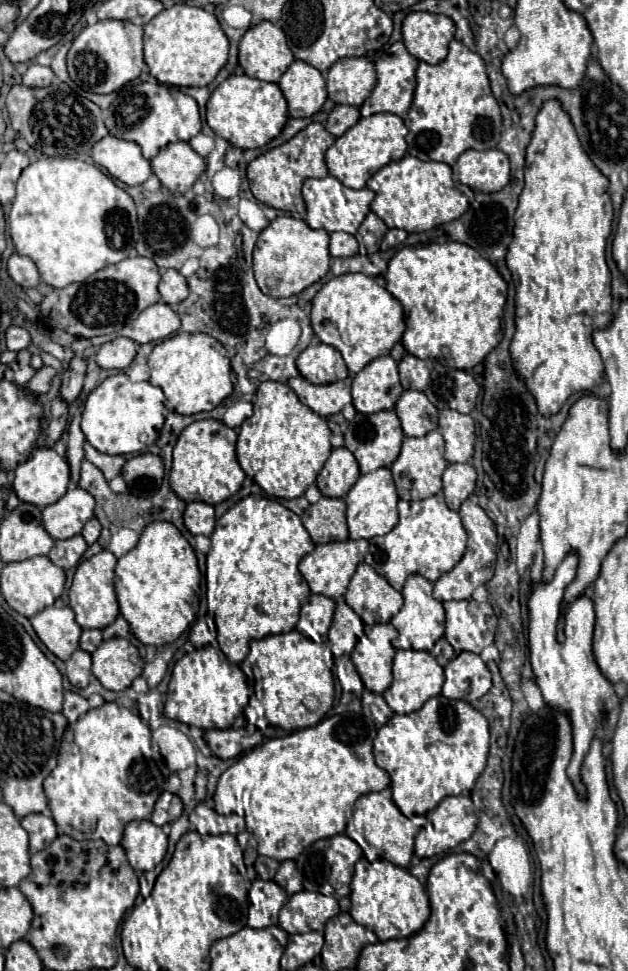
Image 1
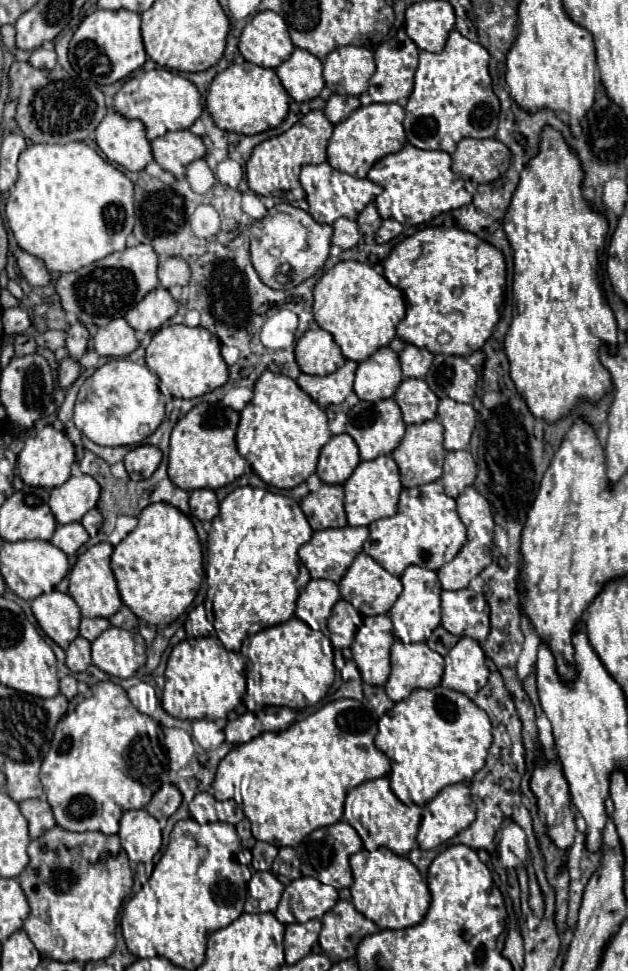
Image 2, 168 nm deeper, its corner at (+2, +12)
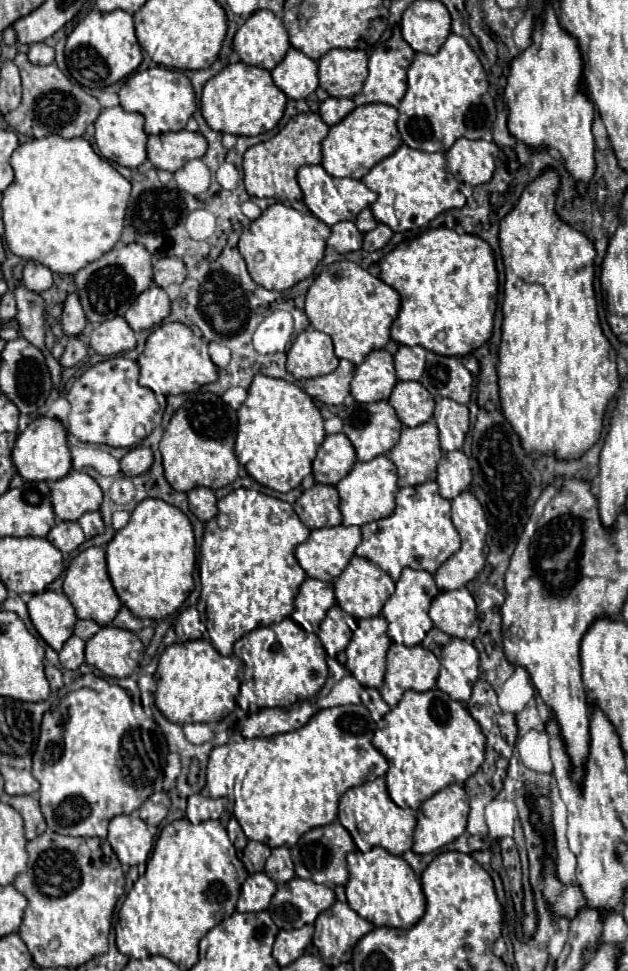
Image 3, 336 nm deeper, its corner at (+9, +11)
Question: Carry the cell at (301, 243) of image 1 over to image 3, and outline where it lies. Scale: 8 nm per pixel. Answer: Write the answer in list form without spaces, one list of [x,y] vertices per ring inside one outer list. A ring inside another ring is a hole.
[[[282,202],[268,206],[248,230],[242,232],[238,250],[246,260],[252,280],[266,290],[288,290],[300,280],[312,276],[312,270],[324,258],[330,228],[312,214],[302,214]]]

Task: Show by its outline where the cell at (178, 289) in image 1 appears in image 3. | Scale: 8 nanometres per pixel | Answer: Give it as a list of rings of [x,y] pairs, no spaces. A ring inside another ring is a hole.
[[[158,258],[154,260],[154,282],[160,288],[166,288],[168,284],[182,284],[186,280],[186,266],[182,258]]]

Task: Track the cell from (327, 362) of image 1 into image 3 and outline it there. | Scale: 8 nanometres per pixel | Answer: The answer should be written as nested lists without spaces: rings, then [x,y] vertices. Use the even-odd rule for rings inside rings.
[[[314,328],[300,332],[288,350],[286,370],[296,380],[330,374],[336,366],[338,358],[334,354],[332,338]]]

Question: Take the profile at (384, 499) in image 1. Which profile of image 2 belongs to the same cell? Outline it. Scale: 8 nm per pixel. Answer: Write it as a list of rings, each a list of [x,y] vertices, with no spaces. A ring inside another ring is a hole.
[[[381,455],[371,461],[361,461],[343,487],[345,487],[345,513],[351,527],[369,525],[377,519],[393,517],[397,513],[401,481],[399,467],[389,455]]]

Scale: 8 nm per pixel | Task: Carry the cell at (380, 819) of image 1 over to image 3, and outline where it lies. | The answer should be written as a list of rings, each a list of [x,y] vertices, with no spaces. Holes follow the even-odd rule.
[[[376,778],[362,786],[350,788],[342,798],[338,807],[338,820],[354,838],[358,850],[368,852],[374,846],[388,850],[390,854],[402,856],[410,850],[413,844],[414,826],[416,826],[416,812],[412,808],[400,808],[392,802],[386,790],[386,780]]]

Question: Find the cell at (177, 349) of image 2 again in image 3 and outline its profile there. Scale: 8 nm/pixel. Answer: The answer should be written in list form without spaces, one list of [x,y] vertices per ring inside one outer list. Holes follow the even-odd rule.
[[[182,322],[160,324],[146,340],[146,348],[138,358],[140,384],[150,388],[154,394],[186,394],[218,380],[218,368],[208,356],[208,340],[196,336]]]

